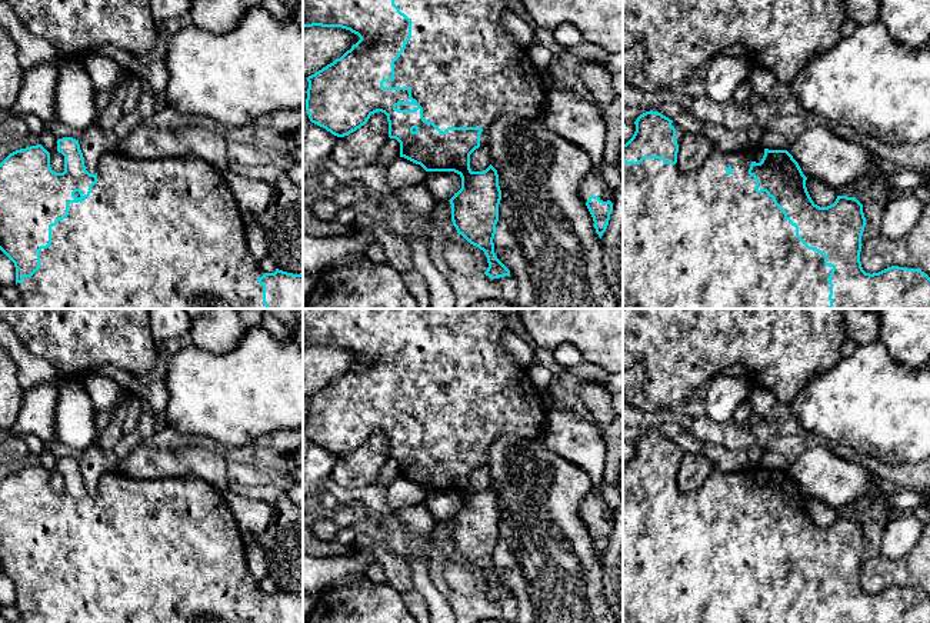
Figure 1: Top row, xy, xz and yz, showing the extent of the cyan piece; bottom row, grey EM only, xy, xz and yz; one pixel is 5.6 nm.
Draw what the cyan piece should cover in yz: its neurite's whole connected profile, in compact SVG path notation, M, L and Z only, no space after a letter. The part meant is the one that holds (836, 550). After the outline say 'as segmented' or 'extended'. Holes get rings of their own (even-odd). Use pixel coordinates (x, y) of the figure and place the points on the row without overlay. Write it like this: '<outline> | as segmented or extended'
M650 430L640 434L634 444L633 457L623 464L623 623L930 623L930 597L919 589L891 586L873 594L863 590L863 524L856 517L837 516L833 524L817 526L807 512L807 497L787 470L714 470L699 489L683 492L677 484L677 473L684 452L676 440Z | extended

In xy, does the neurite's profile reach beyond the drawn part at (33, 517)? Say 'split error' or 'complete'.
split error

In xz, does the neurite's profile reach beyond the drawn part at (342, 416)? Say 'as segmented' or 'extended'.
extended

